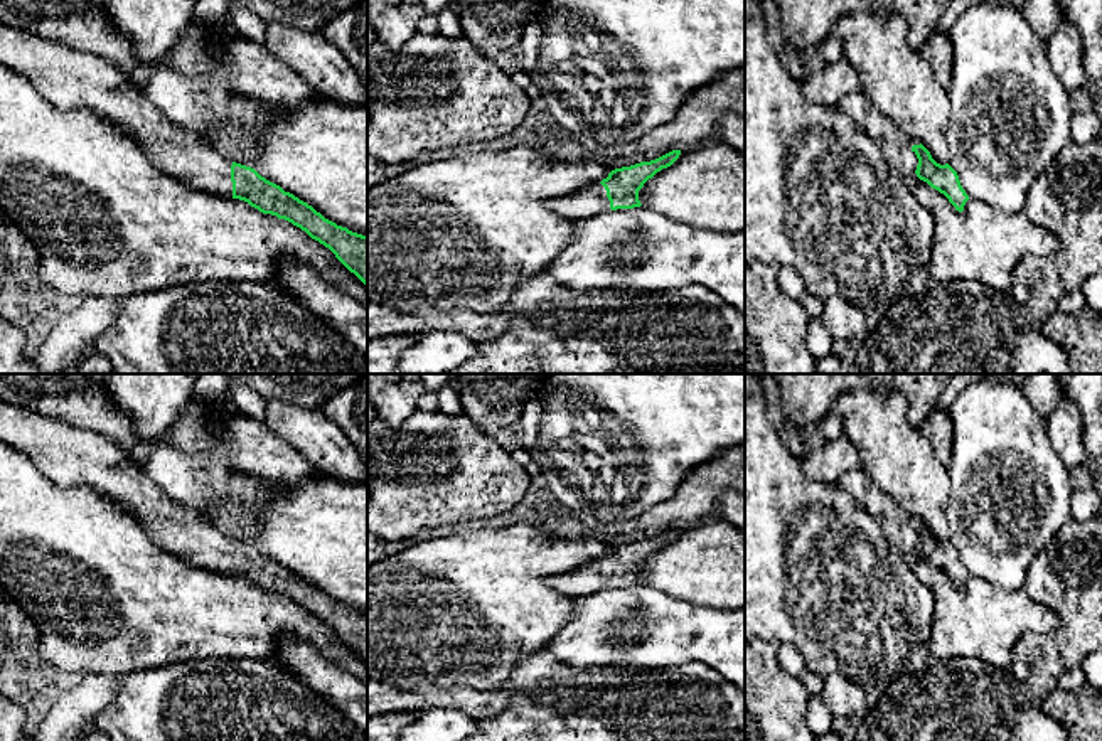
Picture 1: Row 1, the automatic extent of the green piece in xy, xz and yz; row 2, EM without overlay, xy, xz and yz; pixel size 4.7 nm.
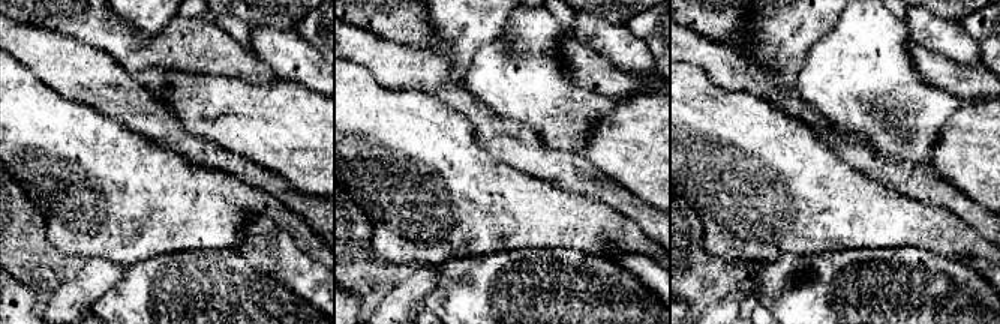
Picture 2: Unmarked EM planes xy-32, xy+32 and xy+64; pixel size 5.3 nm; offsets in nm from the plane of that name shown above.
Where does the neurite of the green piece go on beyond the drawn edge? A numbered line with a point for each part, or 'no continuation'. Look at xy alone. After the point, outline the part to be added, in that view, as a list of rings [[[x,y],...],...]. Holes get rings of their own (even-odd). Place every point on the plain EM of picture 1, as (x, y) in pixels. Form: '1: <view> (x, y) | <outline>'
1: xy (68, 455) | [[[0,401],[0,443],[25,455],[52,482],[83,483],[121,504],[163,549],[233,574],[233,537],[167,498],[111,438]]]

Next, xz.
1: xz (592, 578) | [[[596,559],[570,573],[551,576],[546,579],[546,584],[566,596],[576,598],[610,588],[610,578],[605,564]]]

